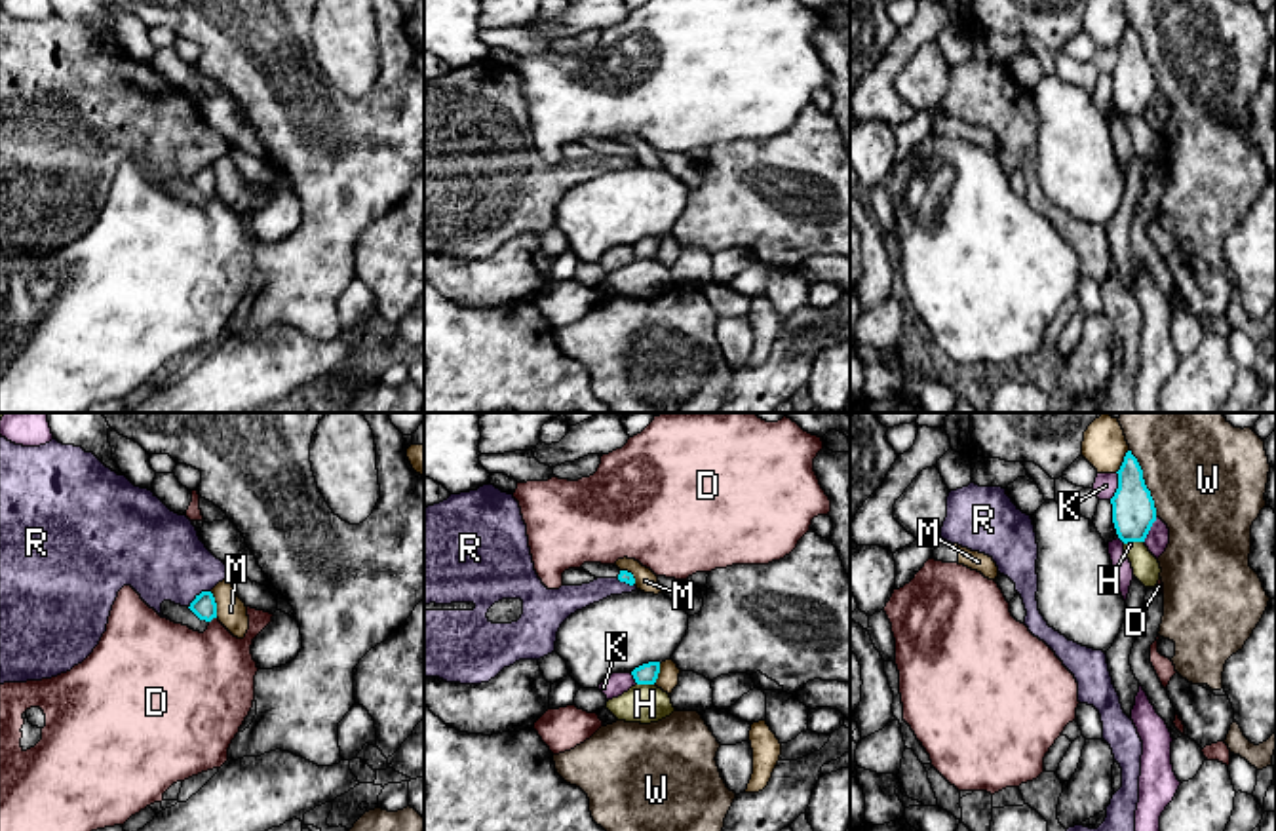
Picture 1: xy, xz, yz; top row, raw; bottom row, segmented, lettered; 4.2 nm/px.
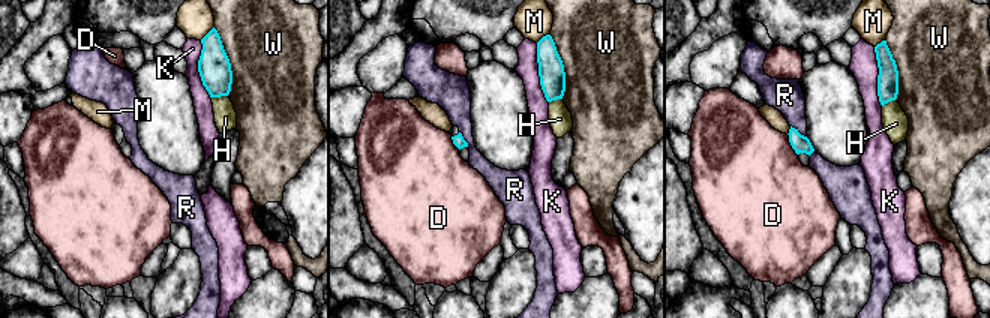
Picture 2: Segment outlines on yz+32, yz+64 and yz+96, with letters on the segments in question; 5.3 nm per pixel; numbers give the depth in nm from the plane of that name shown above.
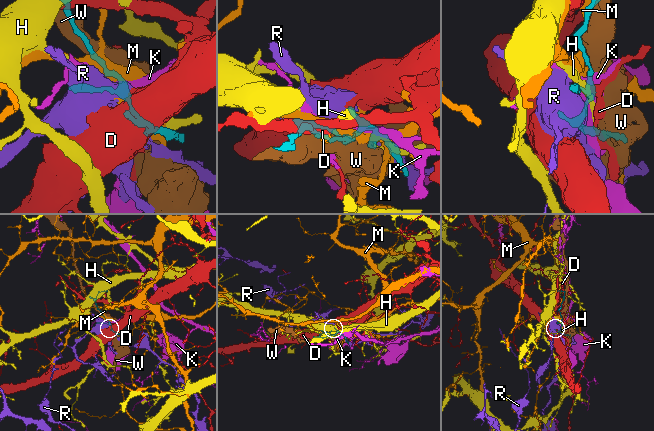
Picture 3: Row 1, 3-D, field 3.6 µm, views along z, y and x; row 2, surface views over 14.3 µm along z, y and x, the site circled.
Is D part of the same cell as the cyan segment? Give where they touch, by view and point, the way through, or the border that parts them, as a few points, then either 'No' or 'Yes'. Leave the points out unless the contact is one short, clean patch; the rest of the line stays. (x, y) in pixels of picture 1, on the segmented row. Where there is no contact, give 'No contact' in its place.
Touches cyan at xy (212, 618). Boundary: xy (215, 617), (210, 622). No

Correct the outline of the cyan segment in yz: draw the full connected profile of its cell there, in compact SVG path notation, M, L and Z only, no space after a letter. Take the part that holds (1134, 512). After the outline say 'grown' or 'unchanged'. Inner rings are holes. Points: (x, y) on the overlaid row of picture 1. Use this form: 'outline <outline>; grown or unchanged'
outline M1131 451L1126 453L1116 473L1118 489L1111 498L1116 534L1124 544L1145 542L1156 521L1156 508L1145 485L1143 470Z; unchanged

